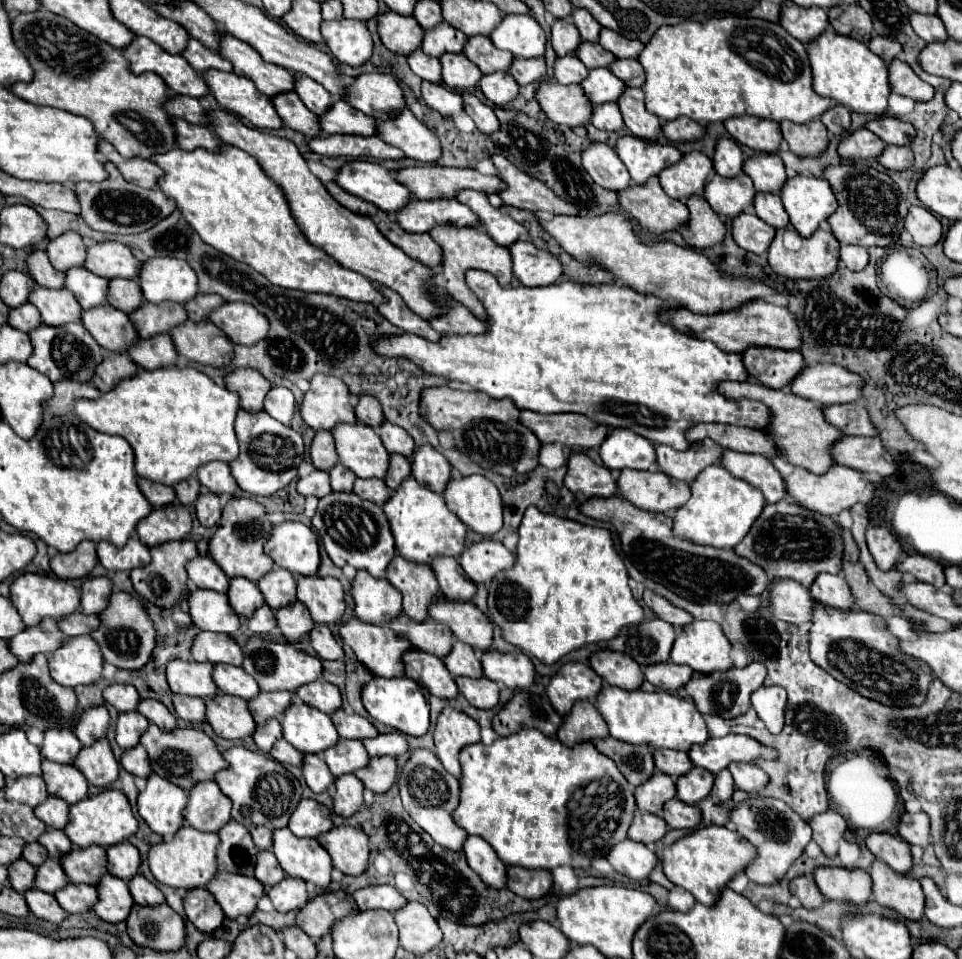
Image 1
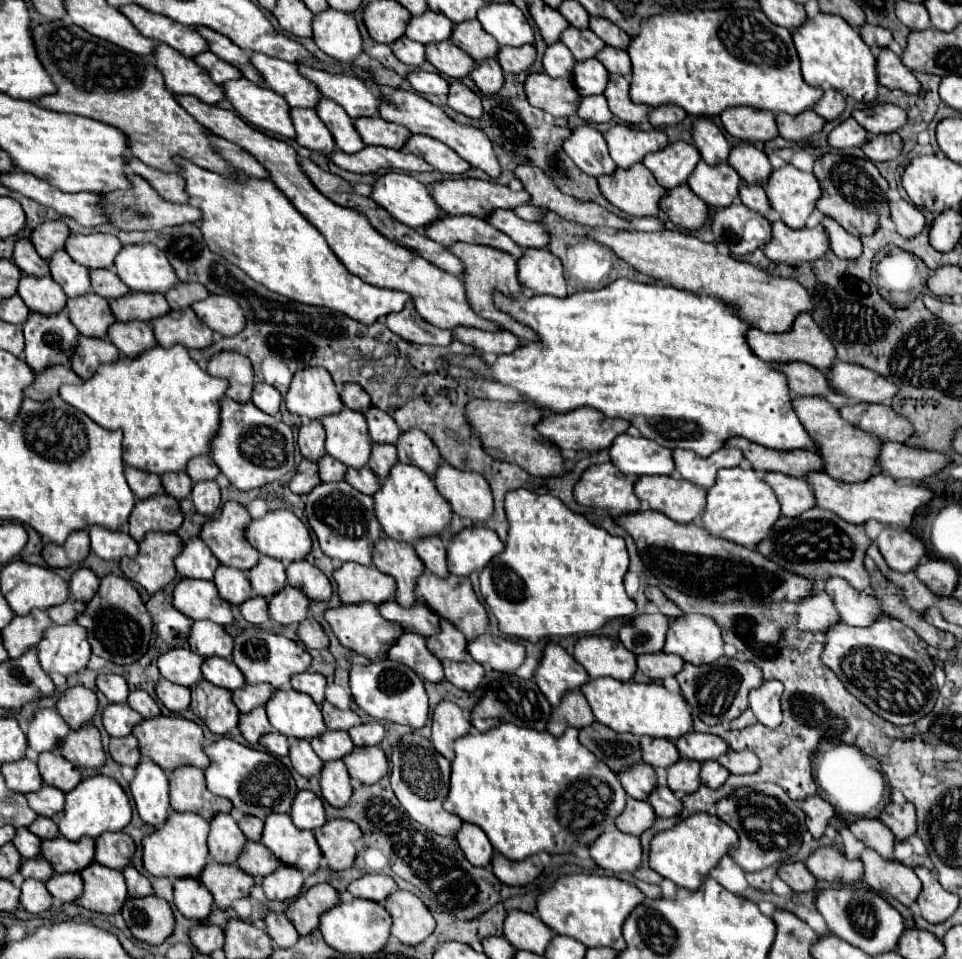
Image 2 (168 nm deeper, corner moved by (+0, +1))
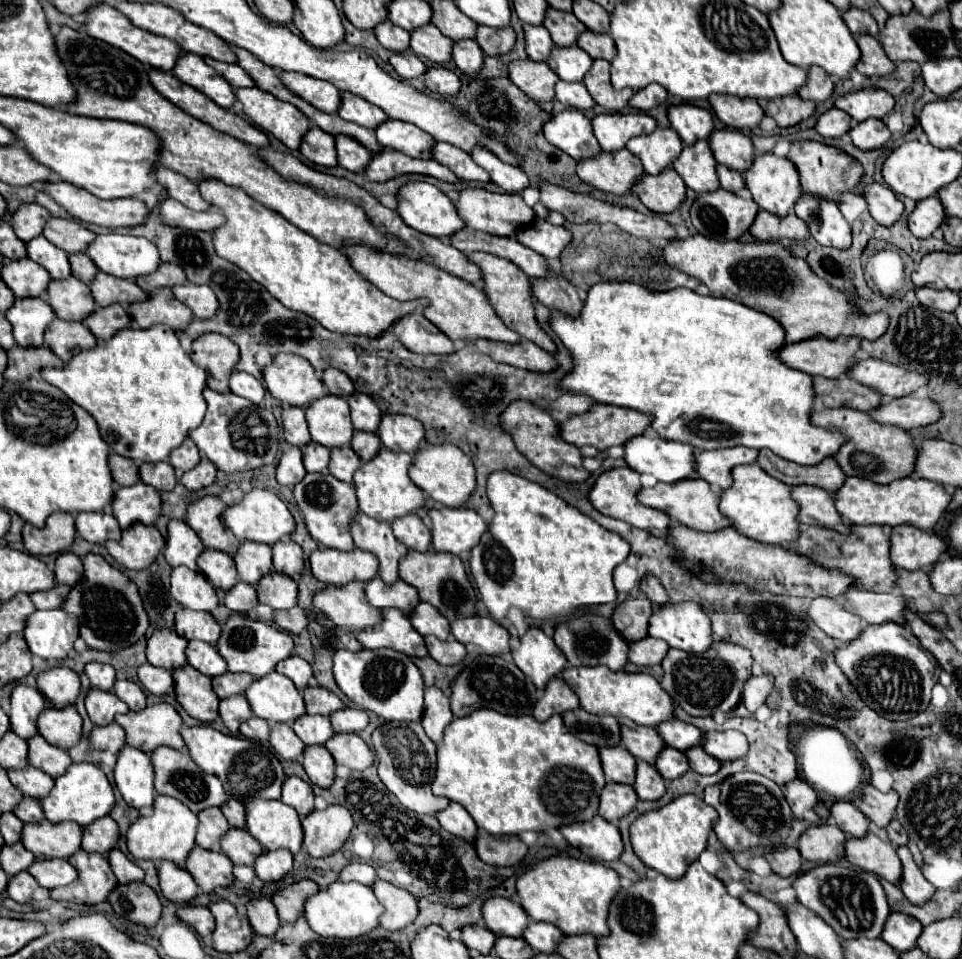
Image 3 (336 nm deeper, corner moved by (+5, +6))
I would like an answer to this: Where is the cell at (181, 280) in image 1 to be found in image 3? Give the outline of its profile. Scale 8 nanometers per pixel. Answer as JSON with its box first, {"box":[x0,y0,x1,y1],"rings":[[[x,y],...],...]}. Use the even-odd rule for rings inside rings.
{"box":[87,233,161,279],"rings":[[[119,233],[97,235],[89,243],[87,253],[97,269],[121,279],[135,279],[139,275],[153,273],[161,263],[157,247],[153,247],[145,237]]]}

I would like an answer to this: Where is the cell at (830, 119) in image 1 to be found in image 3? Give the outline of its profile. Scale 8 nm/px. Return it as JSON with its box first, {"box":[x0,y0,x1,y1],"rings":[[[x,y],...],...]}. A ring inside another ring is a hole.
{"box":[799,67,833,103],"rings":[[[809,67],[807,71],[807,81],[799,89],[801,99],[811,99],[815,103],[829,99],[833,93],[833,79],[821,69],[821,67]]]}

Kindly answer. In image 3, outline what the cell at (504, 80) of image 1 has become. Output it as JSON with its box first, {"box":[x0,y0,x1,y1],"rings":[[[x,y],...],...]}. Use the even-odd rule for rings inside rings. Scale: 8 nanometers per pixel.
{"box":[451,39,483,75],"rings":[[[461,39],[453,43],[451,59],[457,69],[461,69],[465,75],[477,75],[477,71],[483,67],[483,51],[477,47],[477,41],[473,39]]]}

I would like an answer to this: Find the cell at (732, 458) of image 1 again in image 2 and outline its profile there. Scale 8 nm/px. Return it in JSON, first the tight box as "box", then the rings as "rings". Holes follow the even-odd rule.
{"box":[764,472,816,516],"rings":[[[764,472],[764,482],[774,490],[784,516],[798,516],[816,504],[810,486],[800,478],[778,472]]]}

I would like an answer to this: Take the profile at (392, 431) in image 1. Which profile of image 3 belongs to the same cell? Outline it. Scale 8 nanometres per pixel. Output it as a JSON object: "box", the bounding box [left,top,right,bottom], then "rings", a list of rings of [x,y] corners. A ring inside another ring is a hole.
{"box":[347,393,381,431],"rings":[[[351,393],[347,397],[349,407],[351,407],[351,421],[353,427],[357,431],[377,431],[377,423],[381,421],[381,411],[379,407],[373,403],[373,399],[369,399],[369,395],[365,393]]]}

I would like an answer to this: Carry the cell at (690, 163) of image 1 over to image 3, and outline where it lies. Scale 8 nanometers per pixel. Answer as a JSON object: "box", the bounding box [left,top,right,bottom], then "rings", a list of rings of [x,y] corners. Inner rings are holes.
{"box":[627,127,683,173],"rings":[[[657,127],[651,135],[637,135],[629,139],[627,149],[643,163],[645,173],[661,173],[683,149],[679,135],[671,127]]]}

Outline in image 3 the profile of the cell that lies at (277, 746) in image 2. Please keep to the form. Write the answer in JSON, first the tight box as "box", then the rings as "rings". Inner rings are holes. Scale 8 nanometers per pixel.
{"box":[239,717,269,741],"rings":[[[251,717],[239,725],[239,733],[253,741],[267,741],[269,723],[265,723],[265,719],[261,719],[261,717]]]}

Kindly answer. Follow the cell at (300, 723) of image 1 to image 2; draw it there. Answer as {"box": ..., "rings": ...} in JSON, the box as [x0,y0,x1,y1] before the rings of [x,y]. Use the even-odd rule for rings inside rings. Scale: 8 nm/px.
{"box":[266,690,328,740],"rings":[[[276,690],[266,704],[266,712],[274,730],[288,738],[312,740],[328,730],[320,706],[314,704],[310,696],[296,690]]]}

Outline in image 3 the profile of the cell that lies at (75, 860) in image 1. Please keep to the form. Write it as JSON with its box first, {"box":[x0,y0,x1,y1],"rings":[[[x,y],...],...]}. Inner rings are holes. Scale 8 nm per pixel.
{"box":[21,823,81,859],"rings":[[[27,823],[23,827],[21,843],[33,851],[37,859],[69,859],[81,849],[81,827],[77,823]]]}

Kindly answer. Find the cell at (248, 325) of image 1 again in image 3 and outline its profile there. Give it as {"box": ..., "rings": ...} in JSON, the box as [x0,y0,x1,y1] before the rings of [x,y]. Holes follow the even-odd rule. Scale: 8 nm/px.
{"box":[173,283,217,319],"rings":[[[193,283],[175,285],[173,295],[181,303],[185,303],[199,319],[211,319],[217,313],[217,297],[213,295],[209,285],[193,285]]]}

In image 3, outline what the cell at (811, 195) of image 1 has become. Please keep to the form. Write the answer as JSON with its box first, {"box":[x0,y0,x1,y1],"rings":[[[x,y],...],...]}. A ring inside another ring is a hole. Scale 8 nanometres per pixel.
{"box":[743,153,801,217],"rings":[[[773,153],[755,155],[753,165],[743,171],[743,179],[753,201],[777,217],[791,213],[801,195],[799,175],[793,163]]]}

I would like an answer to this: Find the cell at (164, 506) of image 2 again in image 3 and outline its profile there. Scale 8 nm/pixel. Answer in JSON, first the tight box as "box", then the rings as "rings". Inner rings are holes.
{"box":[111,481,161,529],"rings":[[[137,481],[135,485],[115,489],[111,511],[121,529],[131,527],[133,523],[153,525],[161,513],[161,499],[153,487]]]}

